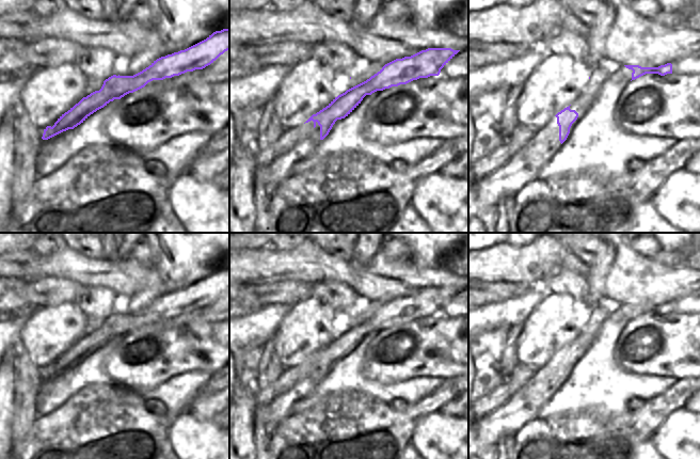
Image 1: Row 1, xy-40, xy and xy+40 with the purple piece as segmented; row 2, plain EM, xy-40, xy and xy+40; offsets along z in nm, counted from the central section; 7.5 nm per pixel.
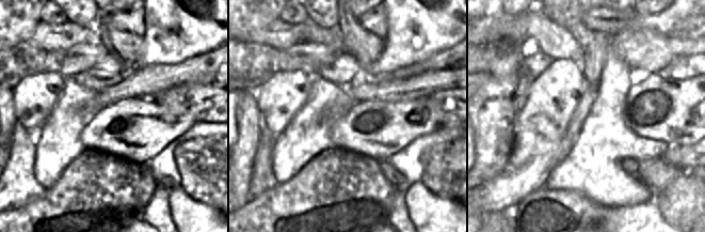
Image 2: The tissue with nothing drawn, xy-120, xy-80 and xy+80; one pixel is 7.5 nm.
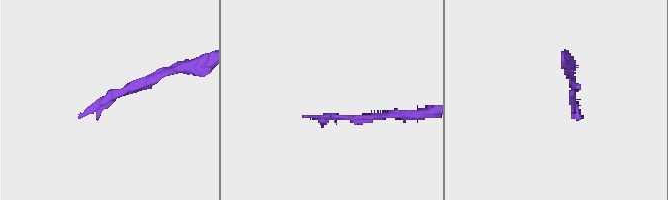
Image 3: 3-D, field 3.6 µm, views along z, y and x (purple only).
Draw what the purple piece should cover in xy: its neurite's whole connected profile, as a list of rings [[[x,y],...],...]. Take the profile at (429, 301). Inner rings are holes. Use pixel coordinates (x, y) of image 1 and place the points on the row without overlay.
[[[428,287],[421,289],[411,296],[396,298],[385,303],[377,313],[366,320],[347,329],[345,332],[335,336],[325,347],[313,353],[305,362],[314,361],[314,367],[318,363],[320,365],[320,379],[323,379],[332,368],[337,359],[348,355],[363,339],[366,334],[371,334],[377,330],[383,330],[392,326],[407,323],[419,317],[428,317],[430,315],[439,315],[441,308],[459,291],[451,287]]]

